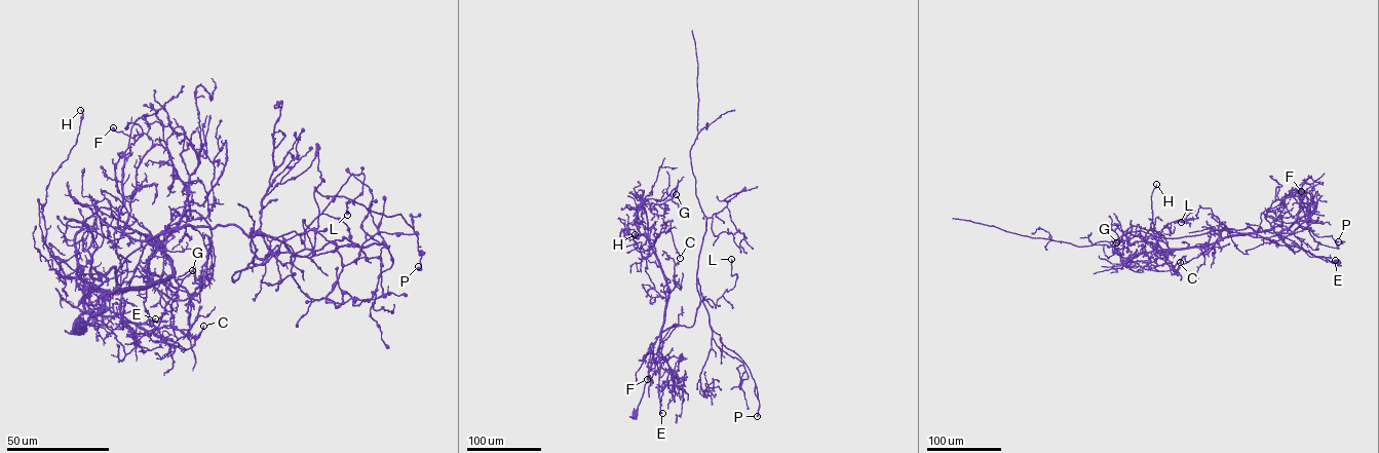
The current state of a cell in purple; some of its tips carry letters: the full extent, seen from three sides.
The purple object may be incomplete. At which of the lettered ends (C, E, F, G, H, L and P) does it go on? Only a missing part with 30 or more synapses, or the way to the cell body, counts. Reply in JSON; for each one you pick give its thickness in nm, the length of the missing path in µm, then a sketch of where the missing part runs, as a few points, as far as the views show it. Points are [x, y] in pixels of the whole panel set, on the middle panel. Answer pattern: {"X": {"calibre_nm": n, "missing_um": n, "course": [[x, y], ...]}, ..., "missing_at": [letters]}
{"missing_at": []}

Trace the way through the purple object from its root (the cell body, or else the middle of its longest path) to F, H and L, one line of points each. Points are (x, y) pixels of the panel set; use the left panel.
F: (79, 327), (105, 306), (145, 234), (150, 240), (118, 224), (119, 154), (136, 141), (113, 127)
H: (79, 327), (145, 234), (171, 273), (106, 291), (67, 276), (49, 252), (46, 187), (80, 110)
L: (79, 327), (145, 234), (236, 225), (300, 235), (362, 173), (347, 215)

